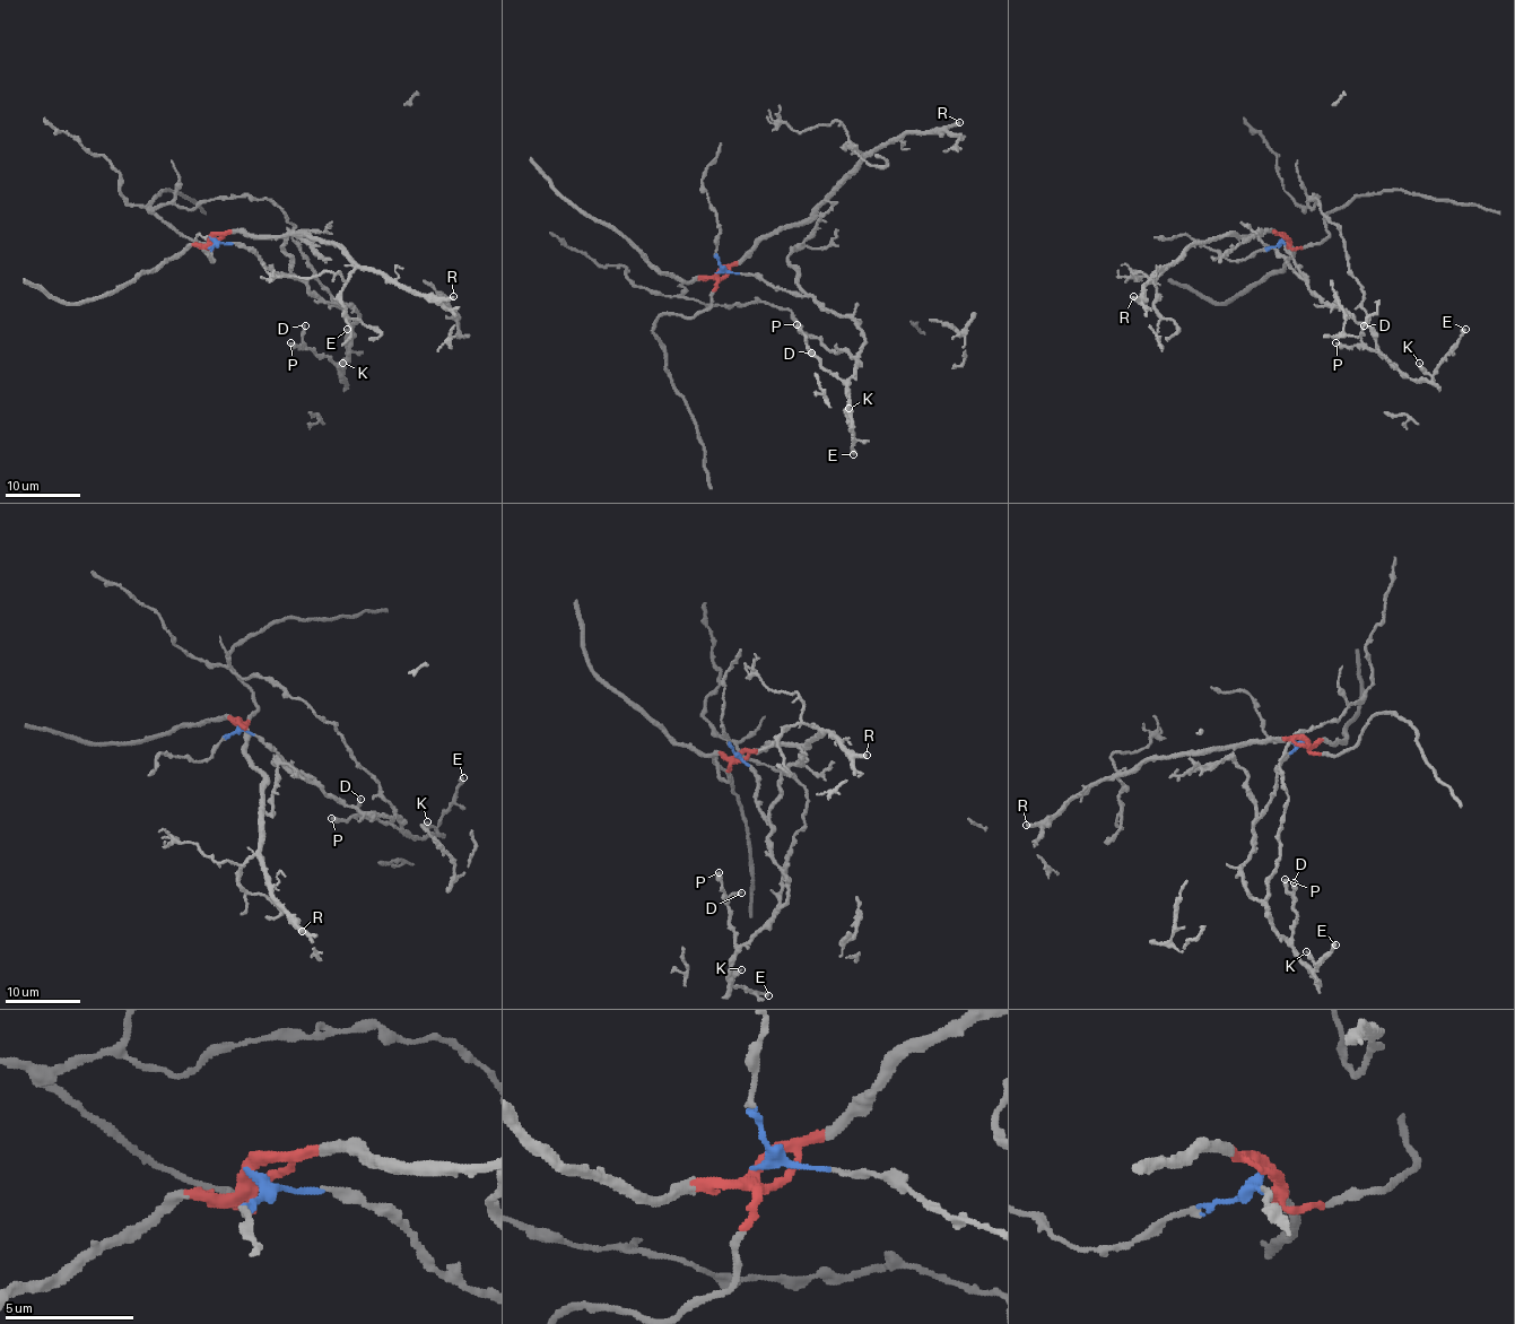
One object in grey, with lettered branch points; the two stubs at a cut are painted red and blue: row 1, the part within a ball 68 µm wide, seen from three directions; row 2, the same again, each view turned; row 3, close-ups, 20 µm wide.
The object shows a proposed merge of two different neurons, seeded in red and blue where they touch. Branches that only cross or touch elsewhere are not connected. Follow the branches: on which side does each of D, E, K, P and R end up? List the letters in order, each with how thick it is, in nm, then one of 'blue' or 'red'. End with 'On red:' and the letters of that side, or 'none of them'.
D: 180 nm | blue
E: 360 nm | blue
K: 240 nm | blue
P: 400 nm | blue
R: 360 nm | red
On red: R

